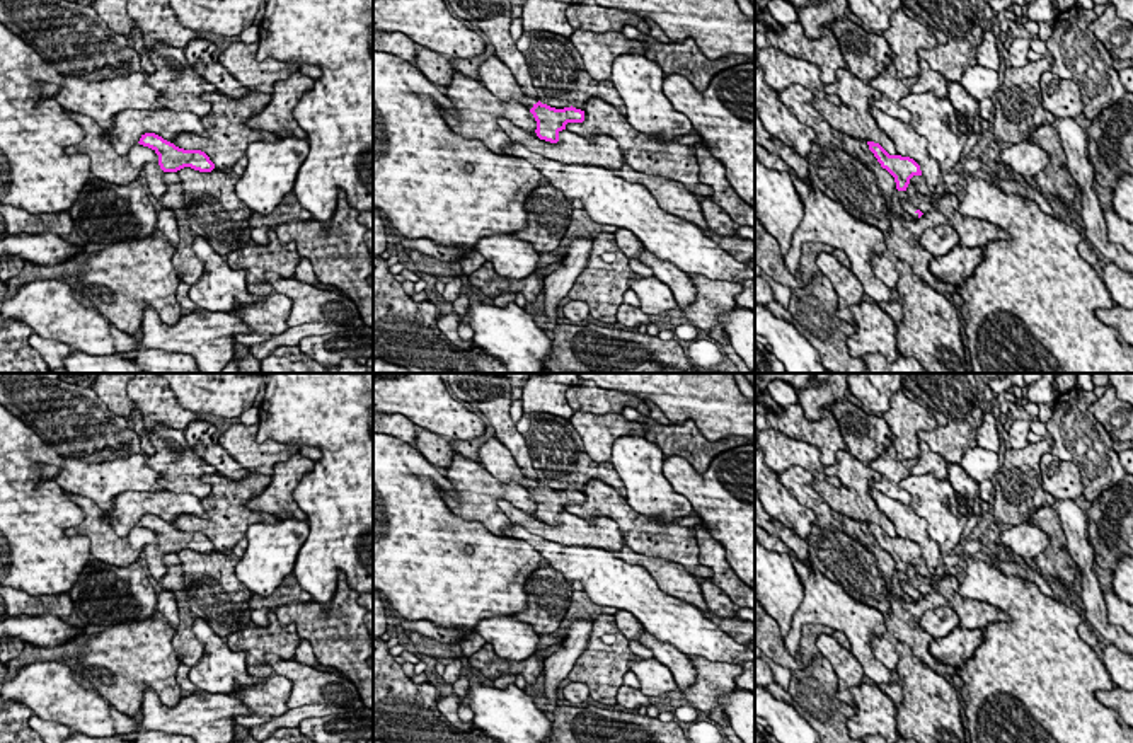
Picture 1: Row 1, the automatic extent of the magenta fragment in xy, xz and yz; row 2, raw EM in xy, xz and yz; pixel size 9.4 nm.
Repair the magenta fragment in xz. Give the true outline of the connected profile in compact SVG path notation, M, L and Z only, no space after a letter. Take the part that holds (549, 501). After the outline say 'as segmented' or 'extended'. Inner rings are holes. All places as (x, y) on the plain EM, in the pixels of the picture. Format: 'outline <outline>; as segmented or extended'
outline M496 436L480 445L479 458L482 467L501 482L516 482L530 491L537 503L535 515L540 521L557 525L559 515L566 511L567 504L584 503L584 492L581 491L572 487L555 491L542 486L538 481L525 477L511 452Z; extended

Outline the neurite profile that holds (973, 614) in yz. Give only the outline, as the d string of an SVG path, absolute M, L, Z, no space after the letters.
M949 573L935 581L935 590L949 602L949 607L959 615L961 627L985 629L988 624L1010 622L1010 617L995 605L959 595L956 573Z

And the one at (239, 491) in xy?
M221 474L203 475L211 486L213 506L206 518L181 515L174 527L184 532L201 532L215 545L215 550L228 554L235 544L245 539L252 523L274 523L278 518L269 513L252 511L245 503L259 496L271 482L269 475L249 474L232 481Z

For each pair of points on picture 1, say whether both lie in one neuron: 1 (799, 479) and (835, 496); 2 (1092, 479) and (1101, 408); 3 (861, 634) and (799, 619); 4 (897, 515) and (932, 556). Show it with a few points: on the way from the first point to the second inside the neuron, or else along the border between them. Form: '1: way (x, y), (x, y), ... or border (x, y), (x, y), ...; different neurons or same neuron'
1: border (815, 479), (813, 489), (832, 508), (840, 512); different neurons
2: border (1096, 397), (1089, 411), (1113, 440); different neurons
3: way (845, 619), (840, 614), (815, 614); same neuron
4: way (907, 524), (927, 546); same neuron

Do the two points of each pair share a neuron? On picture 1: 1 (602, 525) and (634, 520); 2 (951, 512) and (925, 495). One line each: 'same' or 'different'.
1: different
2: same

